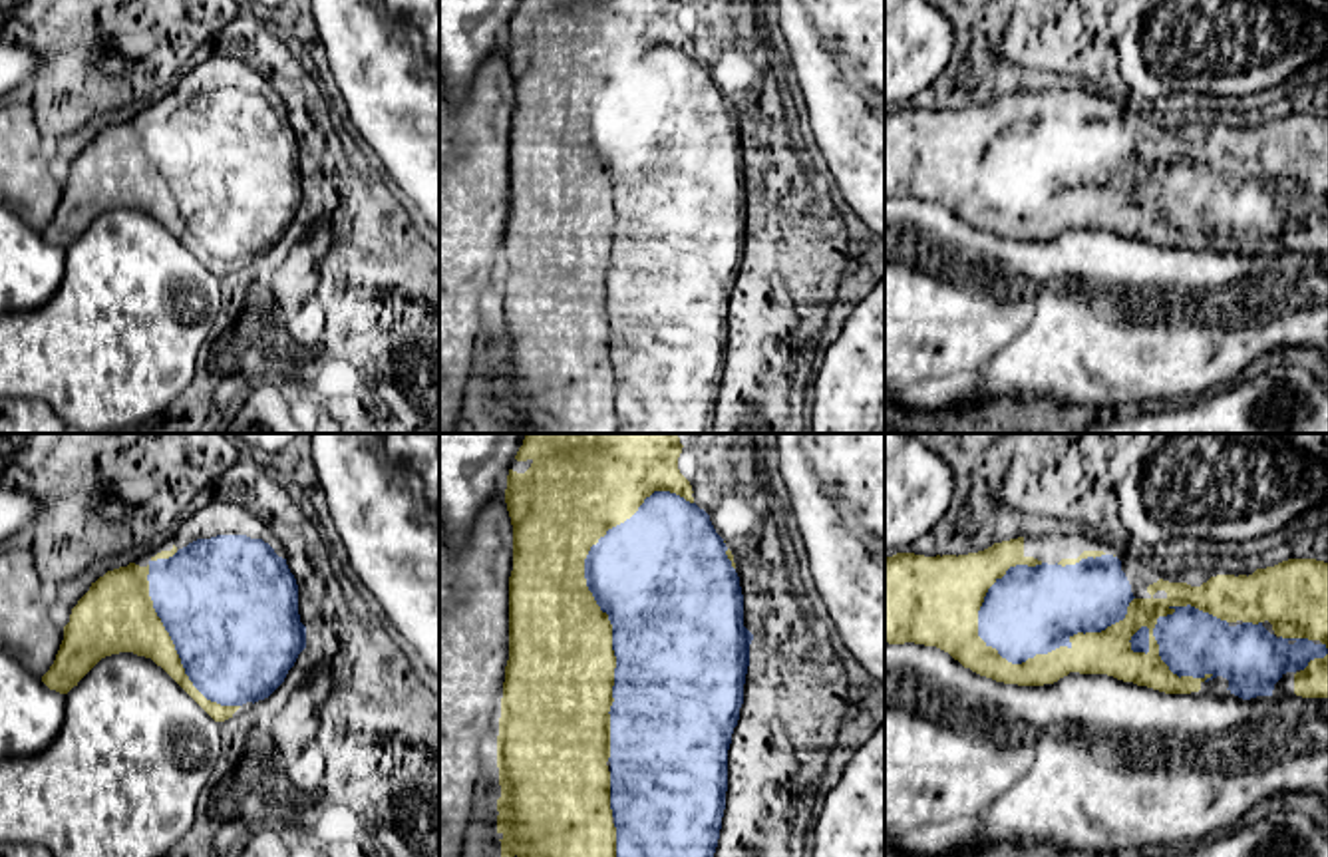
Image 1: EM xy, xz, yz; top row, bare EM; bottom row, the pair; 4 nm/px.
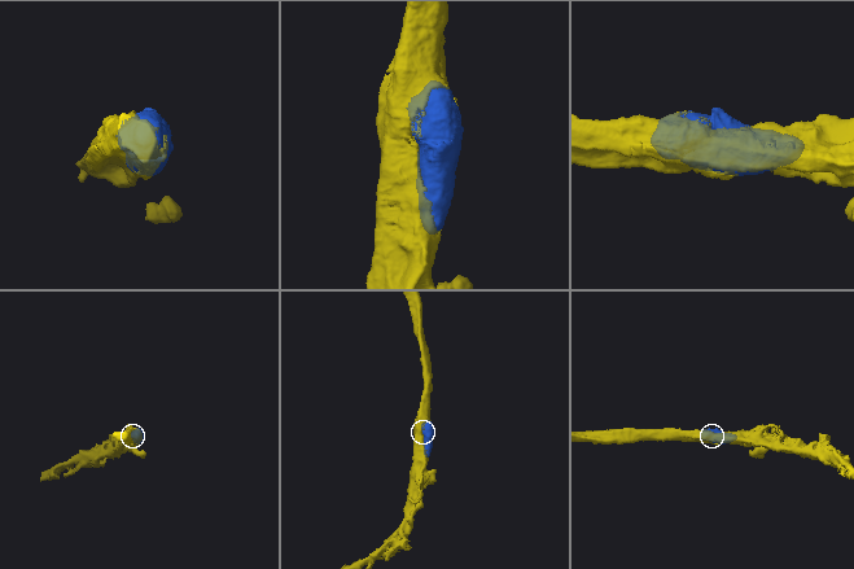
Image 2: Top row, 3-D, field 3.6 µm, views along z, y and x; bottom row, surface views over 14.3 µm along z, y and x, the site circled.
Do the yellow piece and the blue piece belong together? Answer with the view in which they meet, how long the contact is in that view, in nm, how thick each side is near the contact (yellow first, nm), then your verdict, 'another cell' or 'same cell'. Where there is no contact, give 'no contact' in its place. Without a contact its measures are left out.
meets yellow in xz; contact 1100 nm long; 420 nm thick on the yellow side, 500 nm on the other; same cell

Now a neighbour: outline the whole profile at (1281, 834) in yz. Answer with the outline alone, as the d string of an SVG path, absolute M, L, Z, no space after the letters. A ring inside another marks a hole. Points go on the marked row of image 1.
M1286 807L1241 823L1203 845L1153 851L1147 857L1328 857L1328 823Z

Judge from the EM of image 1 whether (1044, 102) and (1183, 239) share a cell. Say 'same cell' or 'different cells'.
same cell

